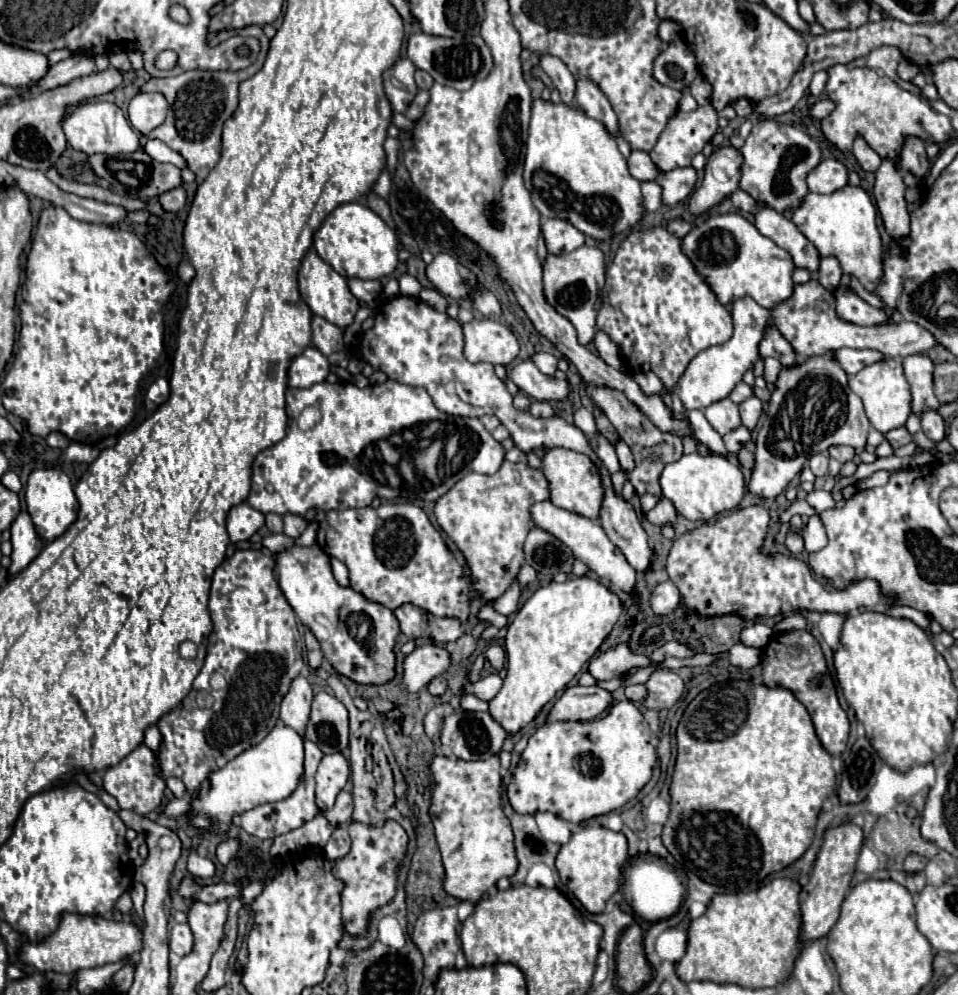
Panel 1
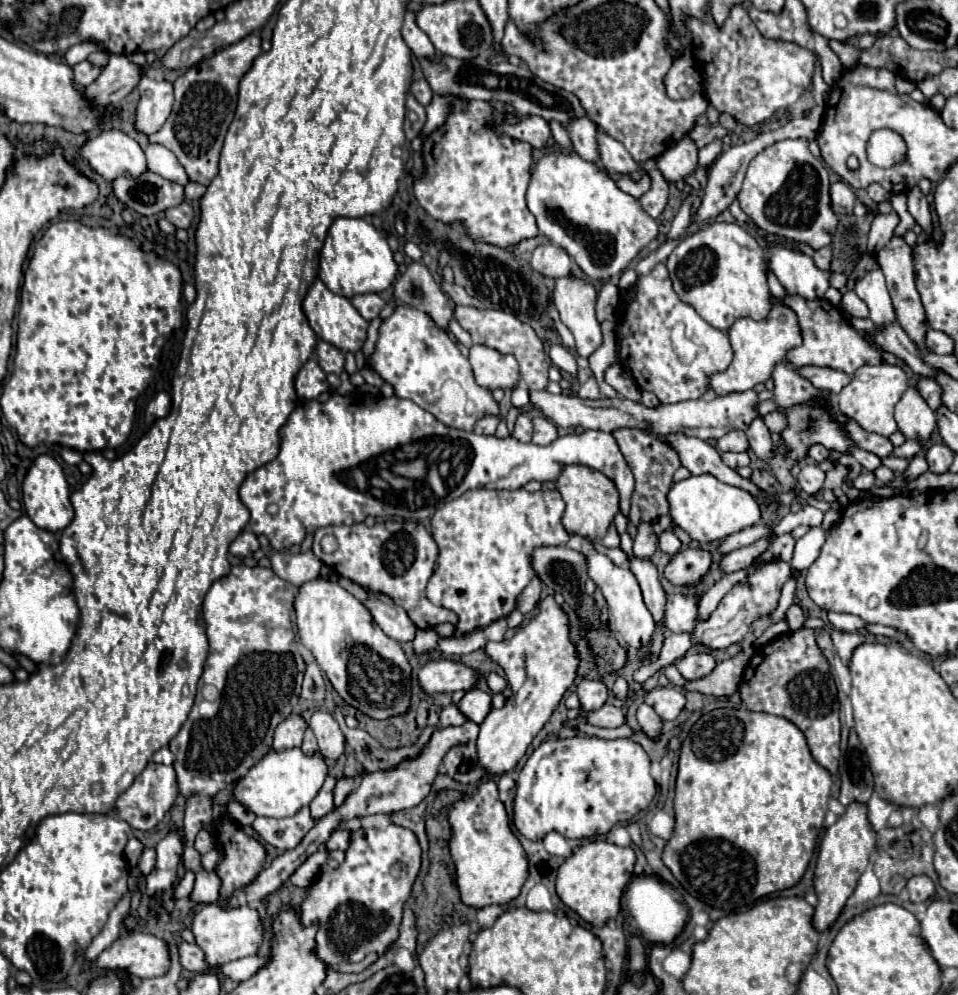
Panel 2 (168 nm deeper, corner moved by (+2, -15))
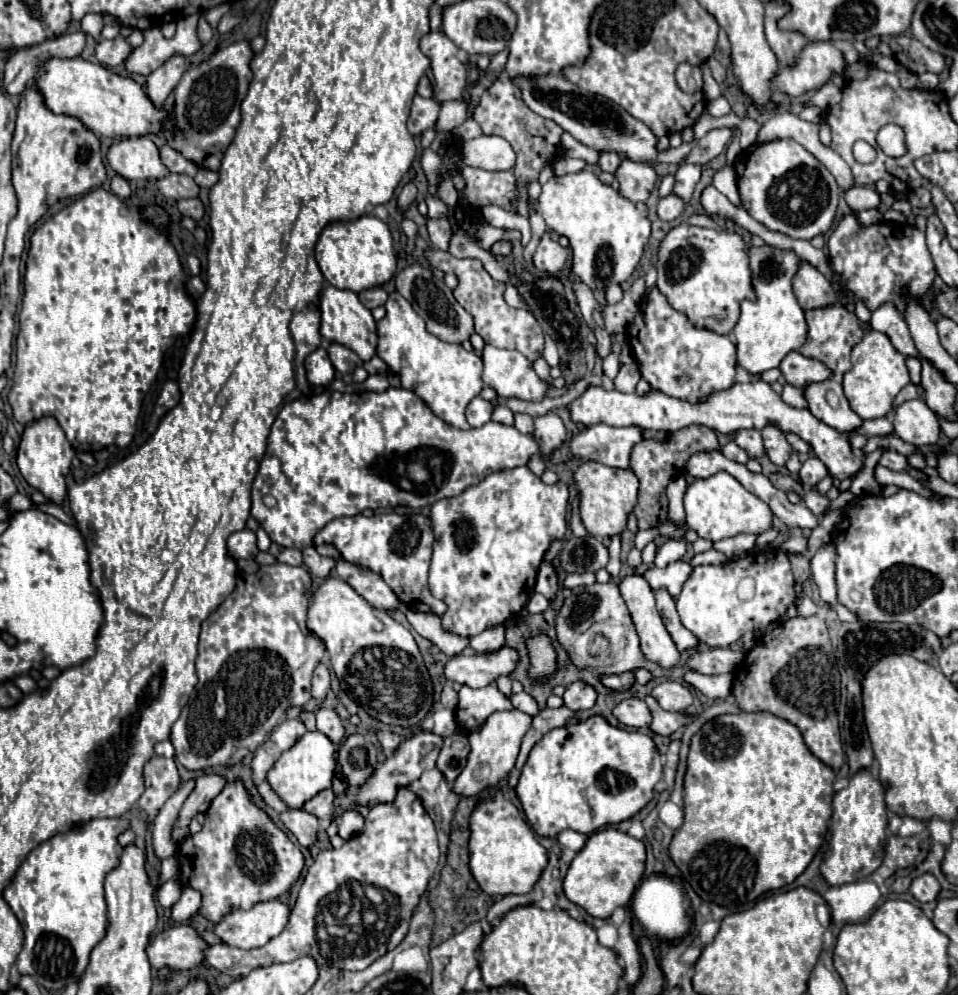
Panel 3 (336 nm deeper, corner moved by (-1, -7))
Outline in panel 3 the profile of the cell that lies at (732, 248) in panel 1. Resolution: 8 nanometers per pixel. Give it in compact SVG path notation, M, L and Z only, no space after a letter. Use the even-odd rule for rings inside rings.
M678 224L660 242L656 254L656 286L668 304L682 312L696 328L730 334L740 316L740 302L754 298L746 248L748 244L734 232Z

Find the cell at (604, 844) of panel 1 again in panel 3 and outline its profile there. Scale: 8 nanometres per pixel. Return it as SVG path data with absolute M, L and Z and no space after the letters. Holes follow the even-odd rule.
M606 828L594 832L586 846L572 860L564 878L564 894L574 904L582 906L594 918L610 918L618 906L628 906L638 880L644 874L646 846L642 840L628 836L626 832Z

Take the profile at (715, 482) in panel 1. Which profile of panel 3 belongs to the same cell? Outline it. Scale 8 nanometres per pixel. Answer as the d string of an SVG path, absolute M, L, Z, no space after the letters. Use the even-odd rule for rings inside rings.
M718 472L704 480L694 480L684 496L684 512L686 524L700 538L706 540L722 540L738 534L762 534L772 528L772 510L758 496L748 492L734 476L728 472Z

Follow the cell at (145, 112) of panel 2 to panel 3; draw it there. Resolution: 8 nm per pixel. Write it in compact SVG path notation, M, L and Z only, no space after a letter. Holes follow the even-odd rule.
M174 54L158 70L154 70L148 76L146 92L148 92L150 100L156 106L162 106L164 104L164 100L168 98L168 94L176 88L178 80L182 78L184 70L186 70L186 58L182 54Z

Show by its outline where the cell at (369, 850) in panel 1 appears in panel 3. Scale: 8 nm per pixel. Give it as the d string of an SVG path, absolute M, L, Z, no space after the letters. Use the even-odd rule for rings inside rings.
M398 788L392 802L376 804L368 816L360 834L344 842L342 848L322 850L314 864L308 868L302 882L298 900L292 908L292 916L282 934L274 936L268 944L252 950L234 948L228 944L216 944L206 950L206 964L228 976L246 976L258 966L270 966L276 962L292 962L302 956L310 956L318 966L332 966L340 970L364 970L374 960L396 948L408 934L410 918L428 888L438 866L440 850L432 818L422 806L422 798L410 788Z

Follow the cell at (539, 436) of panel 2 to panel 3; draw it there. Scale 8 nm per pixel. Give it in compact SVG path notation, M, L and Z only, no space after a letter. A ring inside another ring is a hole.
M546 414L534 420L534 440L538 442L538 448L542 456L550 456L554 450L558 450L566 440L566 428L564 422L556 414Z

